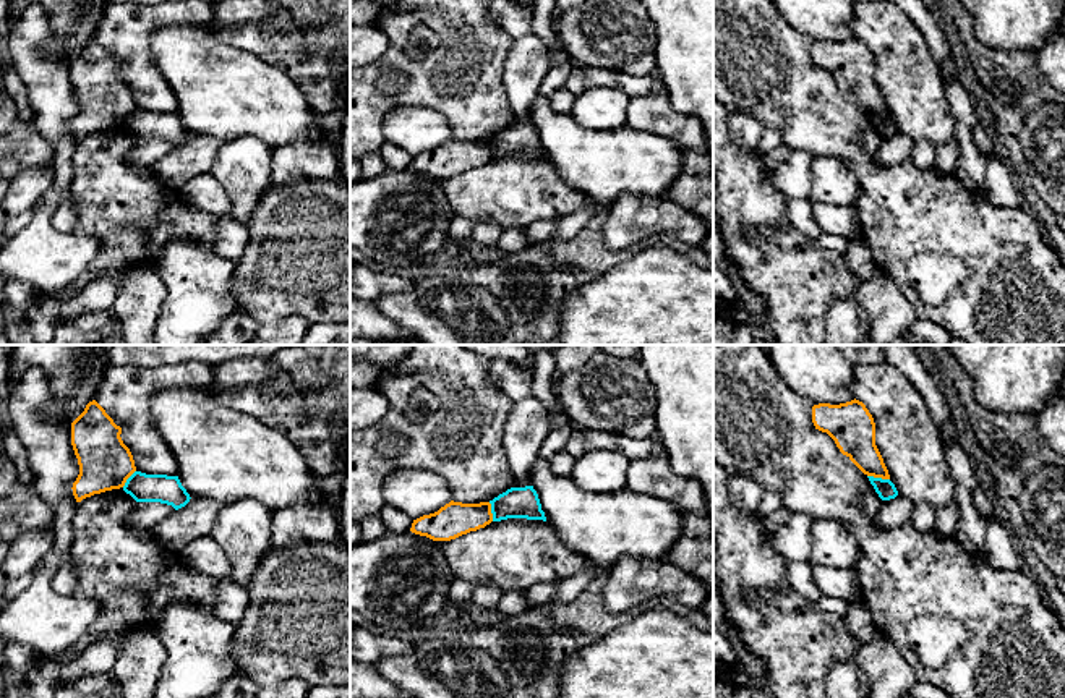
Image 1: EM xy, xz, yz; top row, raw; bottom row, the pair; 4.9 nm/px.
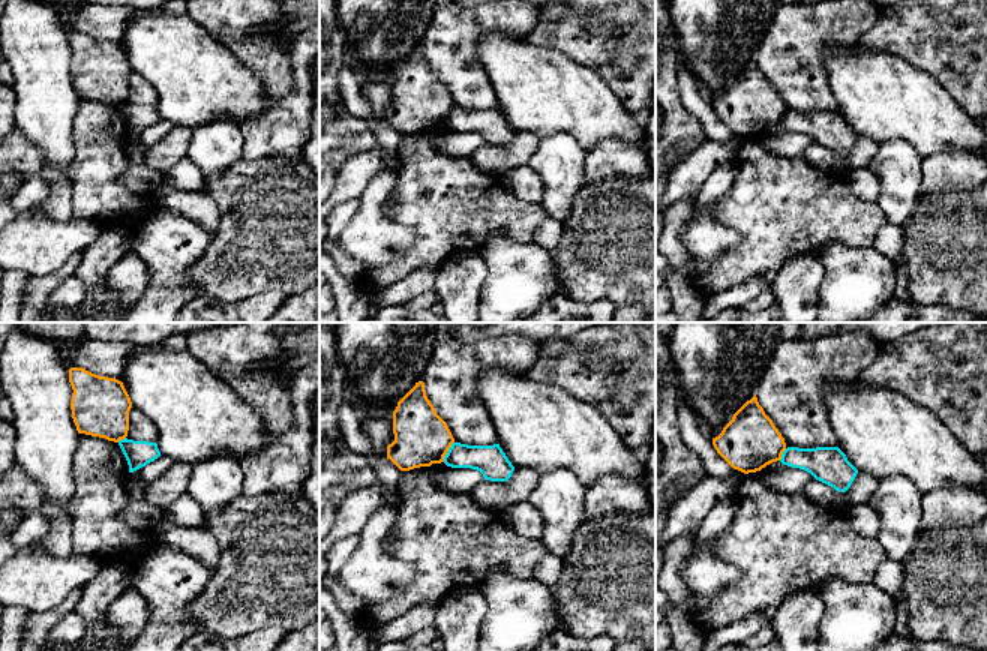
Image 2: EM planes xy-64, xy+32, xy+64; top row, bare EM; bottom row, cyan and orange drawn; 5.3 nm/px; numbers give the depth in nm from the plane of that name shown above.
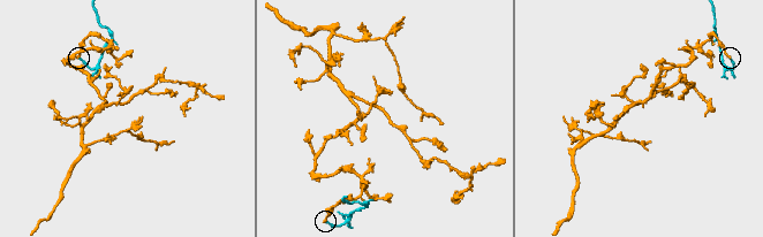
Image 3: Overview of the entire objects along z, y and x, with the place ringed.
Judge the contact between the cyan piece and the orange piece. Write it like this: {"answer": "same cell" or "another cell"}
{"answer": "another cell"}

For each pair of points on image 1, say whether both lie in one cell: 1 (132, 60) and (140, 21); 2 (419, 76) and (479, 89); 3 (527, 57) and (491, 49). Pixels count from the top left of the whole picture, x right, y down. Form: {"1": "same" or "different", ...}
{"1": "same", "2": "same", "3": "different"}

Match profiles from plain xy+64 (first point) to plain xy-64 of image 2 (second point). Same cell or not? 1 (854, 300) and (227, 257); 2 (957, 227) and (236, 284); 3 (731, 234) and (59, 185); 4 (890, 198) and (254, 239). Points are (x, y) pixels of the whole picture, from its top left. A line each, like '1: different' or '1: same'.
1: different
2: same
3: different
4: different

